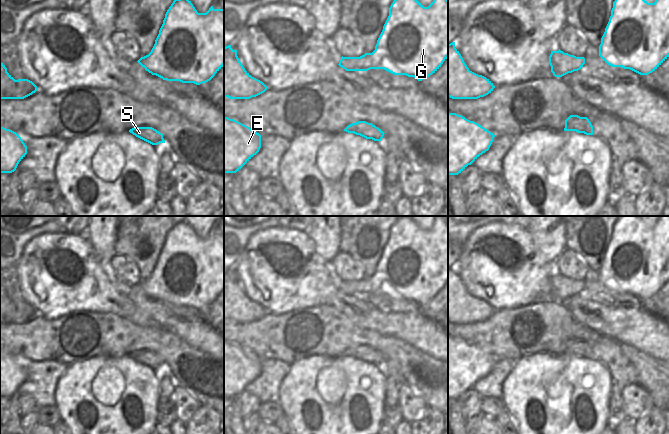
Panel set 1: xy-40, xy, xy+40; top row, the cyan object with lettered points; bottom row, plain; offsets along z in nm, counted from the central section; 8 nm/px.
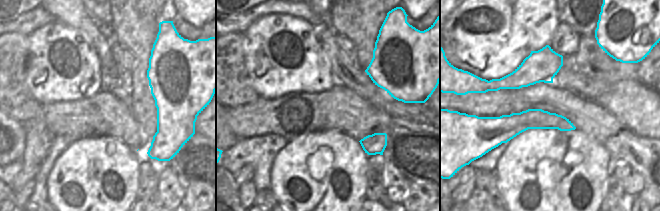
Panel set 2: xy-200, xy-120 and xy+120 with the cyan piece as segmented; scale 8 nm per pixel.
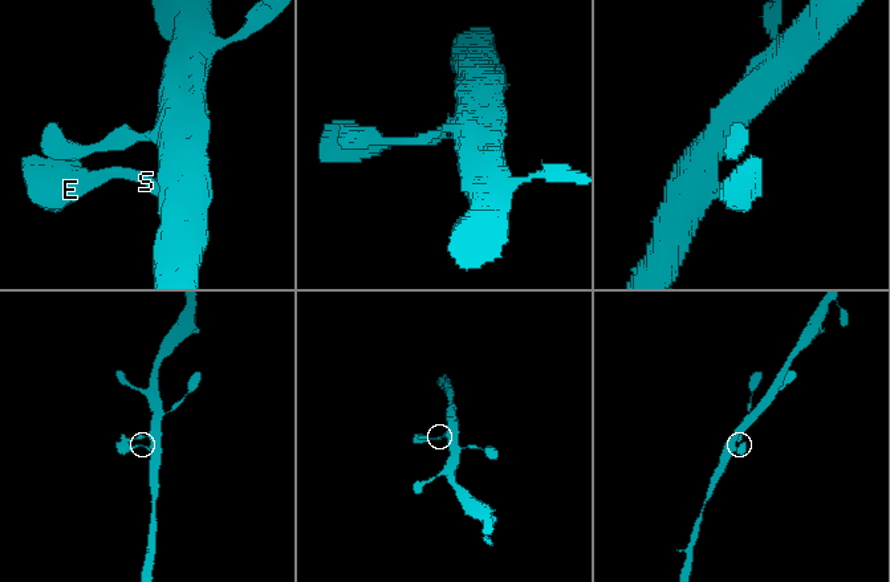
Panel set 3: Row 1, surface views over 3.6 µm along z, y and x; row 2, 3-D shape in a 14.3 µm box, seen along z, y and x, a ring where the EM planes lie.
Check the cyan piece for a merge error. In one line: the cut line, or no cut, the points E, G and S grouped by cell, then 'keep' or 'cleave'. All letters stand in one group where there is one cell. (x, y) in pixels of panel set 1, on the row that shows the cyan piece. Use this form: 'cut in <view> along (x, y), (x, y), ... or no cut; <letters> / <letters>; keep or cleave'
no cut; E G S; keep

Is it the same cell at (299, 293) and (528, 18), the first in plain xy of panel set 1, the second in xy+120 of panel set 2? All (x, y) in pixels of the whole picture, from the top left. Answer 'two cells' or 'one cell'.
two cells

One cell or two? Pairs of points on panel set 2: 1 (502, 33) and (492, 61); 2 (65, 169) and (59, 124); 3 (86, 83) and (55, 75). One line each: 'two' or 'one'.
1: one
2: two
3: one

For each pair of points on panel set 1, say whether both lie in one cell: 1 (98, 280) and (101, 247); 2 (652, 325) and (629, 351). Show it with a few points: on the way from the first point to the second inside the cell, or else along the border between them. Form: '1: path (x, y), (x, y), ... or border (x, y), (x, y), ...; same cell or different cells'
1: border (84, 235), (98, 255); different cells
2: border (619, 342), (625, 342), (653, 357); different cells

